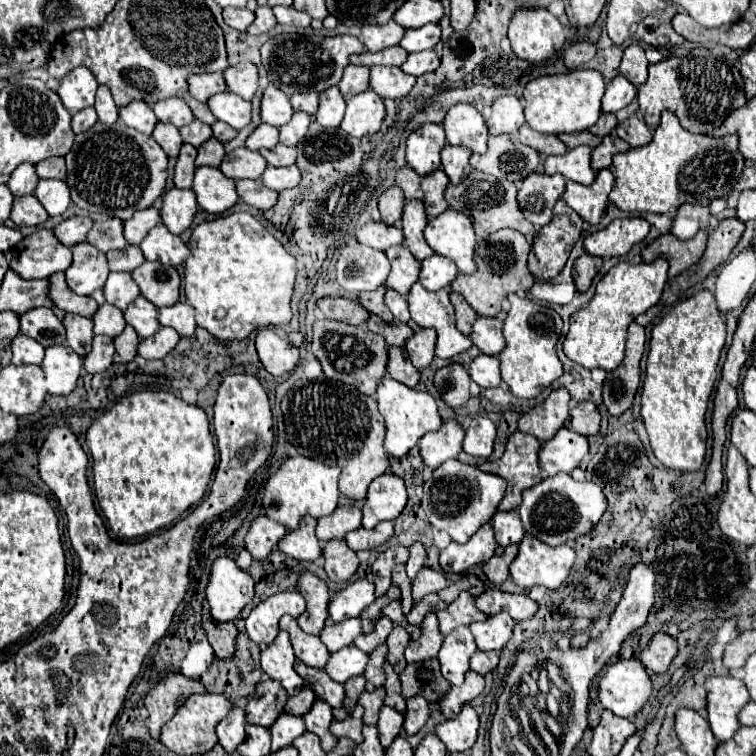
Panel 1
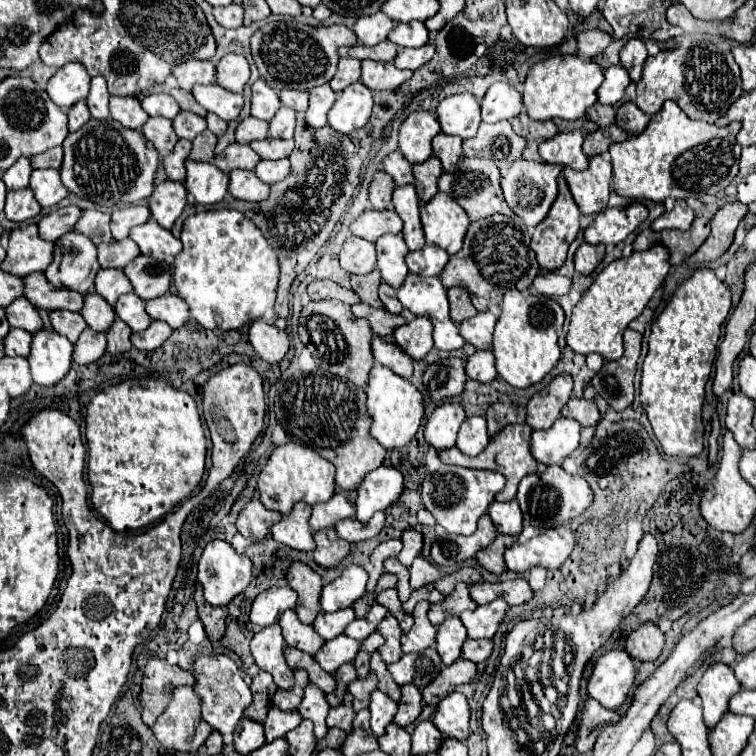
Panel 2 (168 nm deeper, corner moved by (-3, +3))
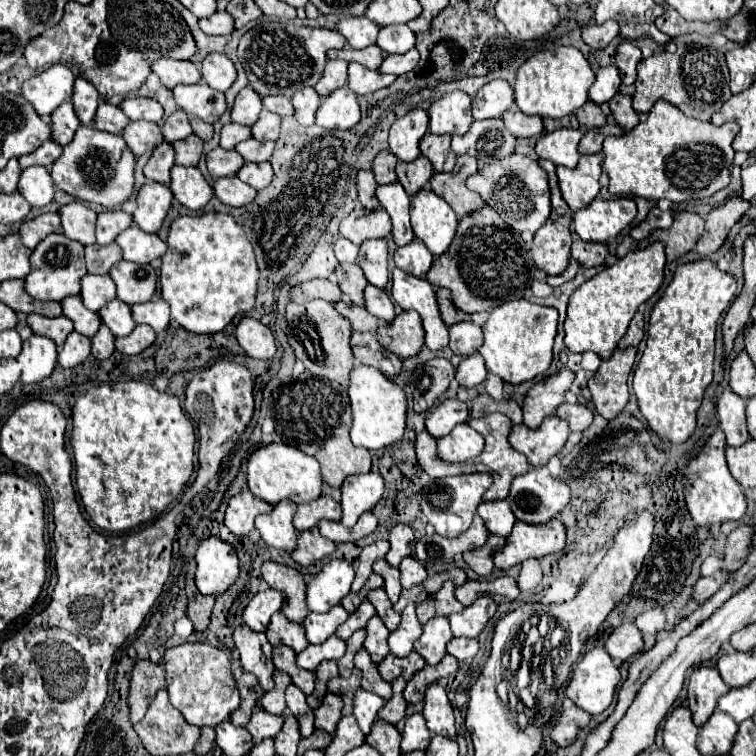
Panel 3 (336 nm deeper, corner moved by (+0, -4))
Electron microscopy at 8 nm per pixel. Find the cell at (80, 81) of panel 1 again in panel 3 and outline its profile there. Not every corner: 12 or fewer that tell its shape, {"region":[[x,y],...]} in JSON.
{"region":[[53,64],[21,86],[41,118],[71,100],[75,76]]}

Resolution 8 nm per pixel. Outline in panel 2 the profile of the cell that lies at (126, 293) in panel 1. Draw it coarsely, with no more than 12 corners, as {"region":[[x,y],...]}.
{"region":[[102,269],[96,275],[96,293],[110,305],[132,291],[122,269]]}

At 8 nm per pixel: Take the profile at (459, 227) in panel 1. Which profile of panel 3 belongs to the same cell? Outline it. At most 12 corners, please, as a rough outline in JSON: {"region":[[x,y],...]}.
{"region":[[421,188],[411,196],[411,226],[433,256],[455,236],[457,216]]}

